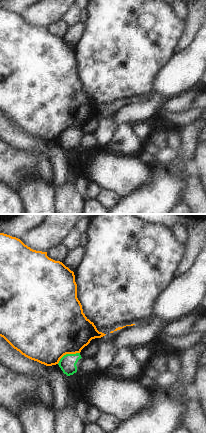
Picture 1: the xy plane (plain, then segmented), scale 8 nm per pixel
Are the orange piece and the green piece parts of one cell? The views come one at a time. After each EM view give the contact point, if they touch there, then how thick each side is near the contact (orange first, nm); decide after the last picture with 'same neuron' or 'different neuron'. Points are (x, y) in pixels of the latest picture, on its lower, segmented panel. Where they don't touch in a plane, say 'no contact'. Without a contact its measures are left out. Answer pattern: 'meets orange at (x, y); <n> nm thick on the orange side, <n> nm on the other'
meets orange at (67, 353); 500 nm thick on the orange side, 140 nm on the other

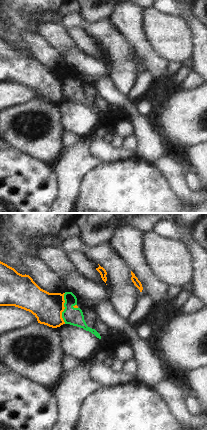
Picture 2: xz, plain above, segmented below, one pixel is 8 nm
meets orange at (64, 308); 240 nm thick on the orange side, 140 nm on the other

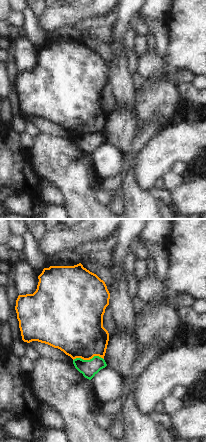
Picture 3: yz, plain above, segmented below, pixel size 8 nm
meets orange at (88, 359); 420 nm thick on the orange side, 140 nm on the other

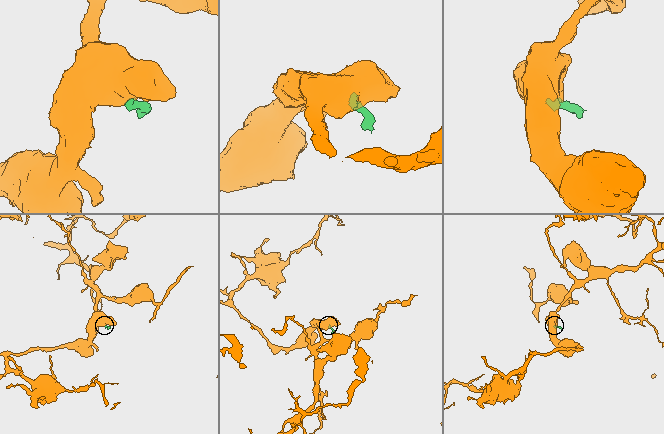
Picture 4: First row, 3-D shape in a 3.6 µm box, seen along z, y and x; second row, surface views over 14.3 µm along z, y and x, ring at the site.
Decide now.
different neuron

